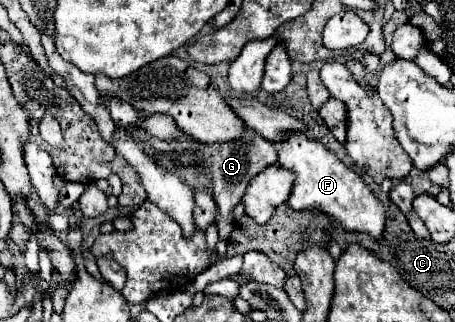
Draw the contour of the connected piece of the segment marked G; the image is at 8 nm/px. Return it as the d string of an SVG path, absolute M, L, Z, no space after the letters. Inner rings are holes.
M247 132L241 140L237 142L229 142L229 144L223 144L223 146L203 146L201 148L201 154L203 154L203 166L199 170L203 170L205 174L209 174L213 178L213 194L215 194L215 202L219 206L219 238L223 242L229 240L229 234L233 230L233 224L235 224L235 218L229 216L233 212L233 208L241 202L241 196L245 194L247 186L249 186L249 180L253 176L257 176L263 168L271 166L277 162L277 150L275 150L275 144L269 142L269 140L263 140L263 136L259 136L257 132Z

